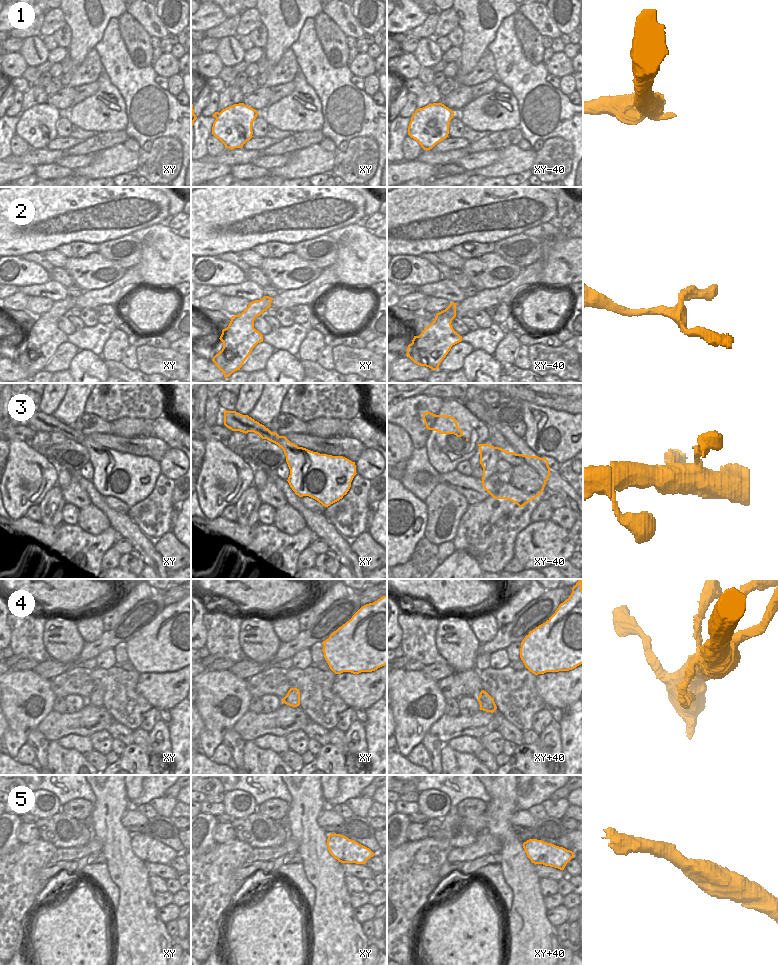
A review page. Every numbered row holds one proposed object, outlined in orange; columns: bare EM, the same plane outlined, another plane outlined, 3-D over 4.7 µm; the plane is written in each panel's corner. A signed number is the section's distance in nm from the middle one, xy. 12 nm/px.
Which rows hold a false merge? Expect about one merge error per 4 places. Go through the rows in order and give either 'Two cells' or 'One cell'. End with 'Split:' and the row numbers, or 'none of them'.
1: Two cells
2: One cell
3: One cell
4: One cell
5: One cell
Split: 1.

